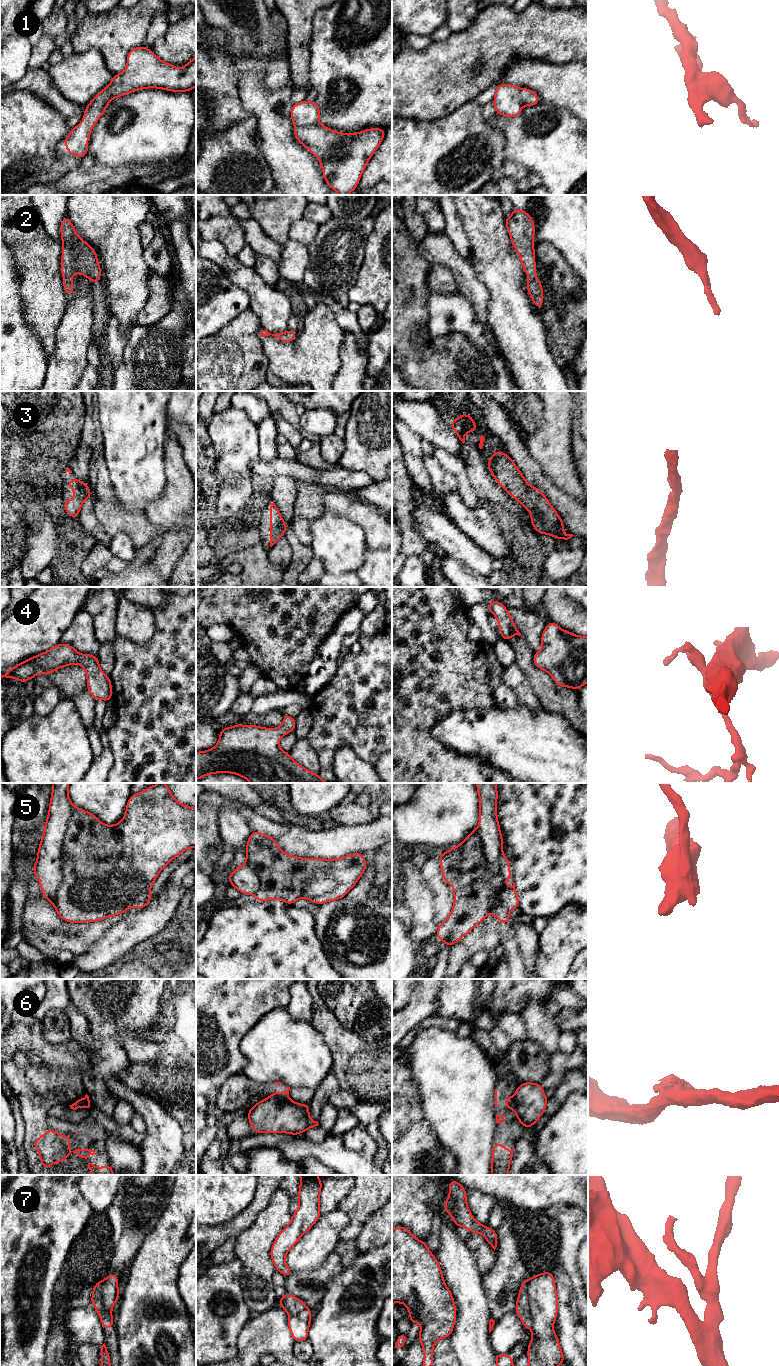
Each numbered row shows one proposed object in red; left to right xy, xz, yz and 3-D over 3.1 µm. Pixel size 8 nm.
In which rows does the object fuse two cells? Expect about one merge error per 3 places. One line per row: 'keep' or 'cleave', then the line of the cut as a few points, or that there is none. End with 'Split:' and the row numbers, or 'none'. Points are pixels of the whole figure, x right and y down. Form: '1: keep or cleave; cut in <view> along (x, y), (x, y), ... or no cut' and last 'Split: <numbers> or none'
1: cleave; cut in xz along (317, 123), (295, 127)
2: keep; no cut
3: keep; no cut
4: keep; no cut
5: cleave; cut in xy along (74, 807), (63, 842), (61, 882), (53, 904)
6: cleave; cut in xz along (271, 1096), (287, 1099)
7: cleave; cut in yz along (527, 1280), (527, 1299), (532, 1328)
Split: 1, 5, 6, 7

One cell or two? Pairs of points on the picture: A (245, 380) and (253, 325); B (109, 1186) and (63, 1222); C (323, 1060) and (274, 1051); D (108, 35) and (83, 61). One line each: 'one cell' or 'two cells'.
A: one cell
B: two cells
C: one cell
D: two cells

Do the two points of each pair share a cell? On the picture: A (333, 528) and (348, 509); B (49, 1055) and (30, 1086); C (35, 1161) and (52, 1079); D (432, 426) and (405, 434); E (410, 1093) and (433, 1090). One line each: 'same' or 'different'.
A: different
B: different
C: same
D: different
E: different

